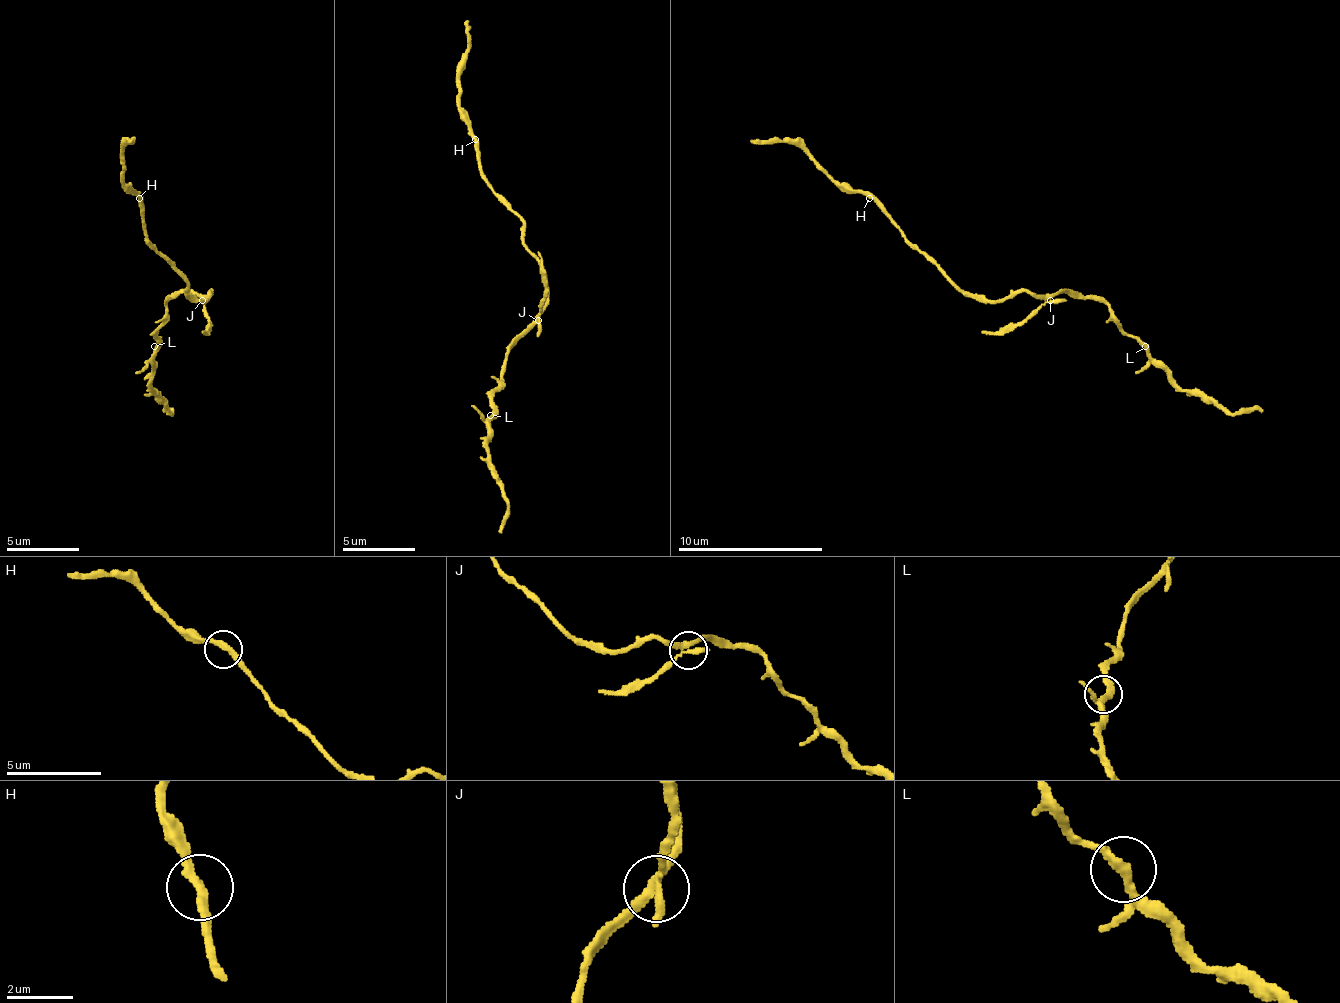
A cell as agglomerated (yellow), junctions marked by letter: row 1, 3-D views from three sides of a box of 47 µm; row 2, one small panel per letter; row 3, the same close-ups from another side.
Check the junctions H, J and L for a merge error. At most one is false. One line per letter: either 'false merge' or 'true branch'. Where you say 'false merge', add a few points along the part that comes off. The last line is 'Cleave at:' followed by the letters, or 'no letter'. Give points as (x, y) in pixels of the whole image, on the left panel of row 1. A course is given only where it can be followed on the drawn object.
H: true branch
J: false merge; course (201, 299), (208, 325), (201, 332)
L: true branch
Cleave at: J

